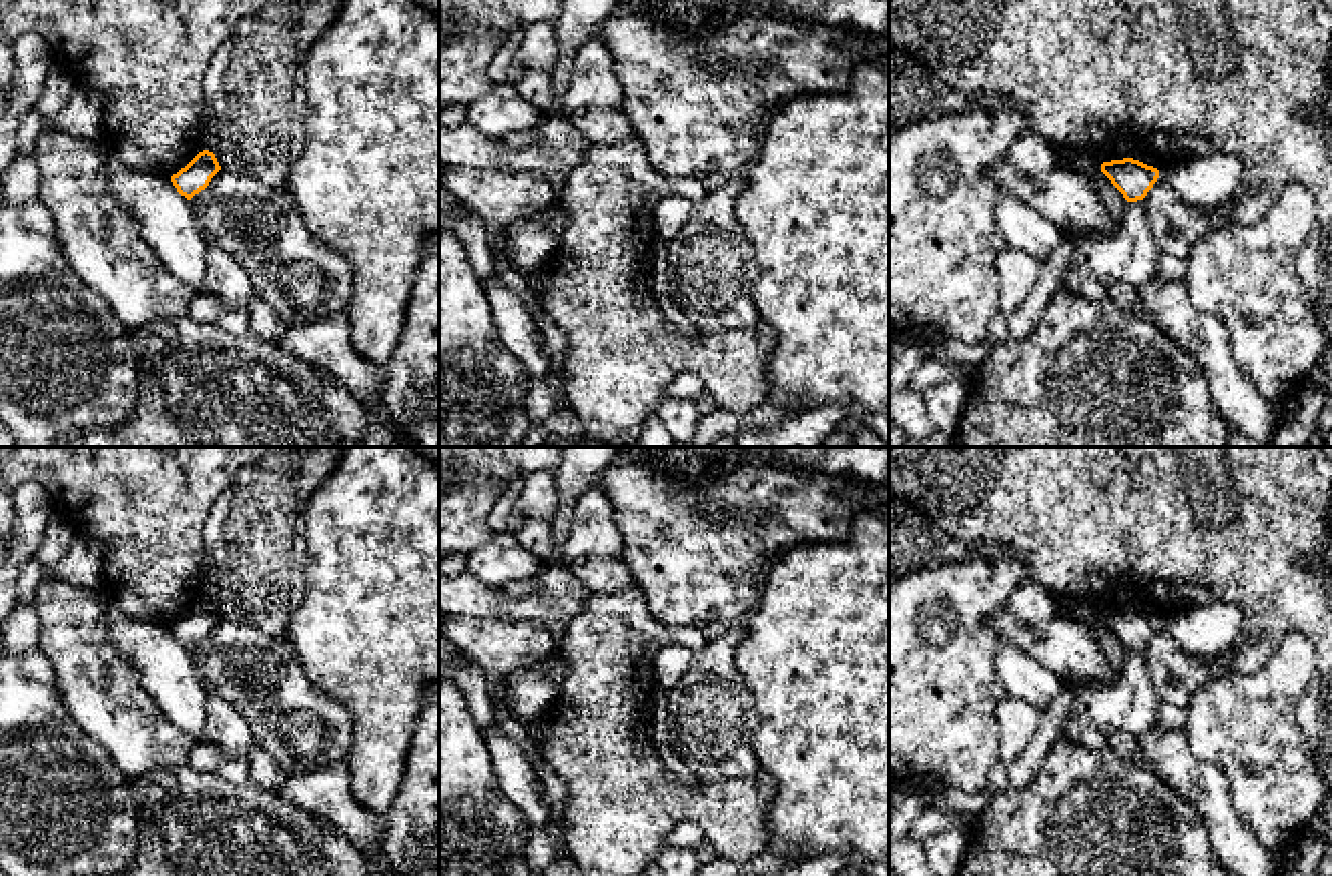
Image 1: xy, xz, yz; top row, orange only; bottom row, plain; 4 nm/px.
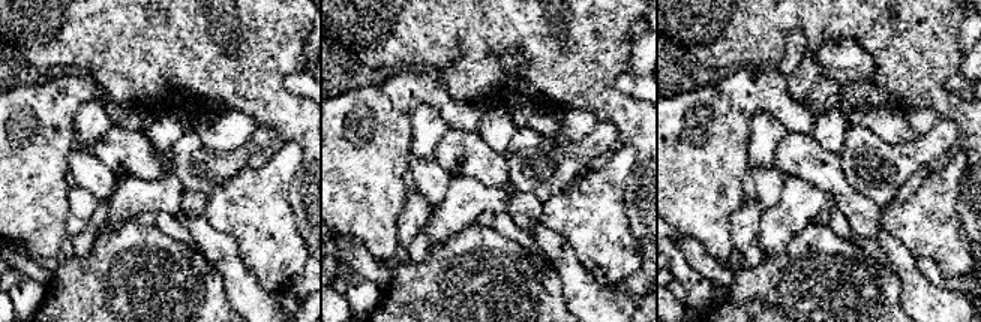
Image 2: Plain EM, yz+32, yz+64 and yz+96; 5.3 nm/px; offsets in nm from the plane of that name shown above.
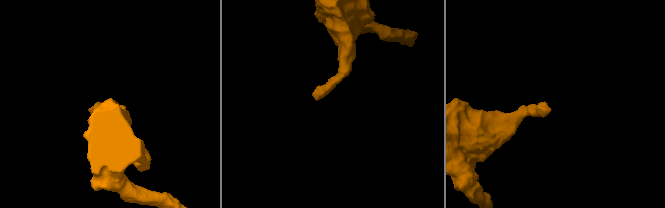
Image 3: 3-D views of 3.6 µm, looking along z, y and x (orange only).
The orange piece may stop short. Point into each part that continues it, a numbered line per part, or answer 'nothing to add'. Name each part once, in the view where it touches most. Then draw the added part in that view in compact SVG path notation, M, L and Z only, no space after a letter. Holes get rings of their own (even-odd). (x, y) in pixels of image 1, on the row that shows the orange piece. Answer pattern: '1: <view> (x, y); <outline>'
nothing to add

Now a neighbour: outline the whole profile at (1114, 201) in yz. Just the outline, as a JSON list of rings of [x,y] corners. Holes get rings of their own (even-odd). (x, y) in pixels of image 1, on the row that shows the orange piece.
[[[1099,170],[1089,176],[1093,186],[1099,190],[1101,200],[1115,225],[1121,225],[1129,202],[1123,198],[1123,194],[1111,184],[1111,180]]]

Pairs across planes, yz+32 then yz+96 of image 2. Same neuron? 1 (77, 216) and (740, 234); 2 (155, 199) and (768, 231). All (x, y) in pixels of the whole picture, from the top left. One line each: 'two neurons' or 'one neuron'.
1: one neuron
2: one neuron

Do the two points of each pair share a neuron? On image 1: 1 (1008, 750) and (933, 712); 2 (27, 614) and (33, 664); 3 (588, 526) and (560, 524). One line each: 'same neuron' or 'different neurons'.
1: different neurons
2: different neurons
3: different neurons

